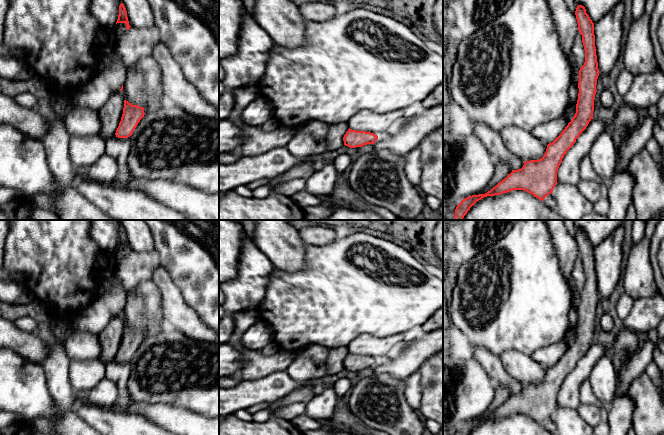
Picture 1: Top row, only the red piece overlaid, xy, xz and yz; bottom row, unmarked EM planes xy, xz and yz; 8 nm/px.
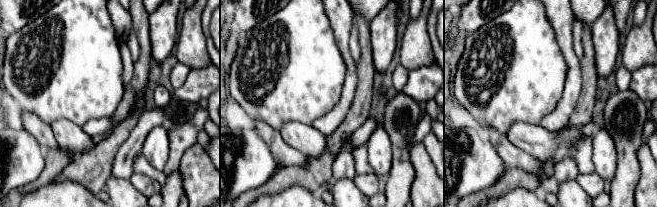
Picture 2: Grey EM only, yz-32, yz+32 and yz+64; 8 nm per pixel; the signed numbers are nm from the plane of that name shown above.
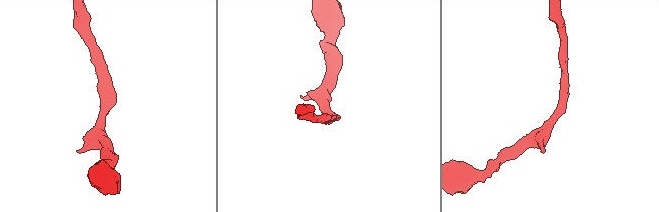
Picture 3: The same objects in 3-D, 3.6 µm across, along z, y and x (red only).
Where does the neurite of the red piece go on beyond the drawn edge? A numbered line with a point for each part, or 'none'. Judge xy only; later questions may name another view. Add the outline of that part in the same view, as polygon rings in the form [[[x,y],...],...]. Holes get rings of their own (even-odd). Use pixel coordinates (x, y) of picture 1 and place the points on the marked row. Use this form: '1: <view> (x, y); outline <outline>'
1: xy (110, 114); outline [[[115,92],[107,102],[98,110],[101,130],[99,136],[106,139],[116,133],[121,121],[124,108],[124,99],[120,92]]]

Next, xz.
1: xz (336, 132); outline [[[337,122],[331,124],[326,136],[327,150],[335,151],[344,146],[343,137],[348,131],[349,126],[347,122]]]

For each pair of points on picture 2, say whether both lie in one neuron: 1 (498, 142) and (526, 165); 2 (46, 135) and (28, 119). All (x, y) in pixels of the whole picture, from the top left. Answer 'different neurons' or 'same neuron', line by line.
1: same neuron
2: same neuron

